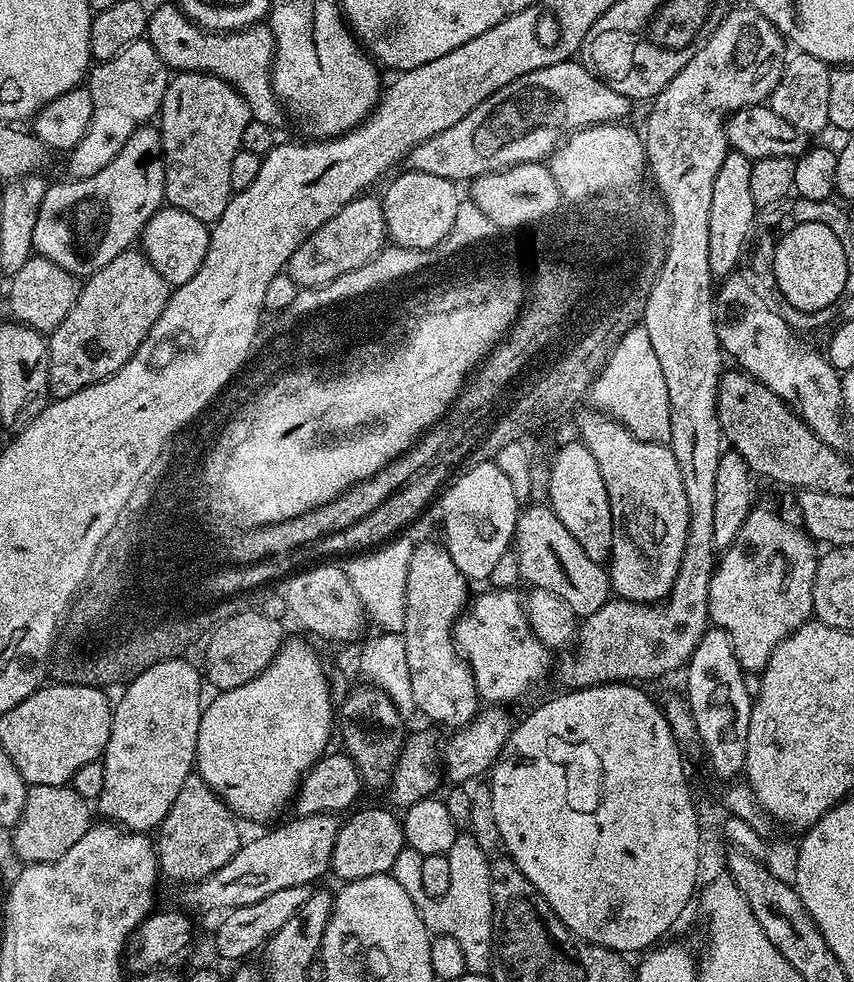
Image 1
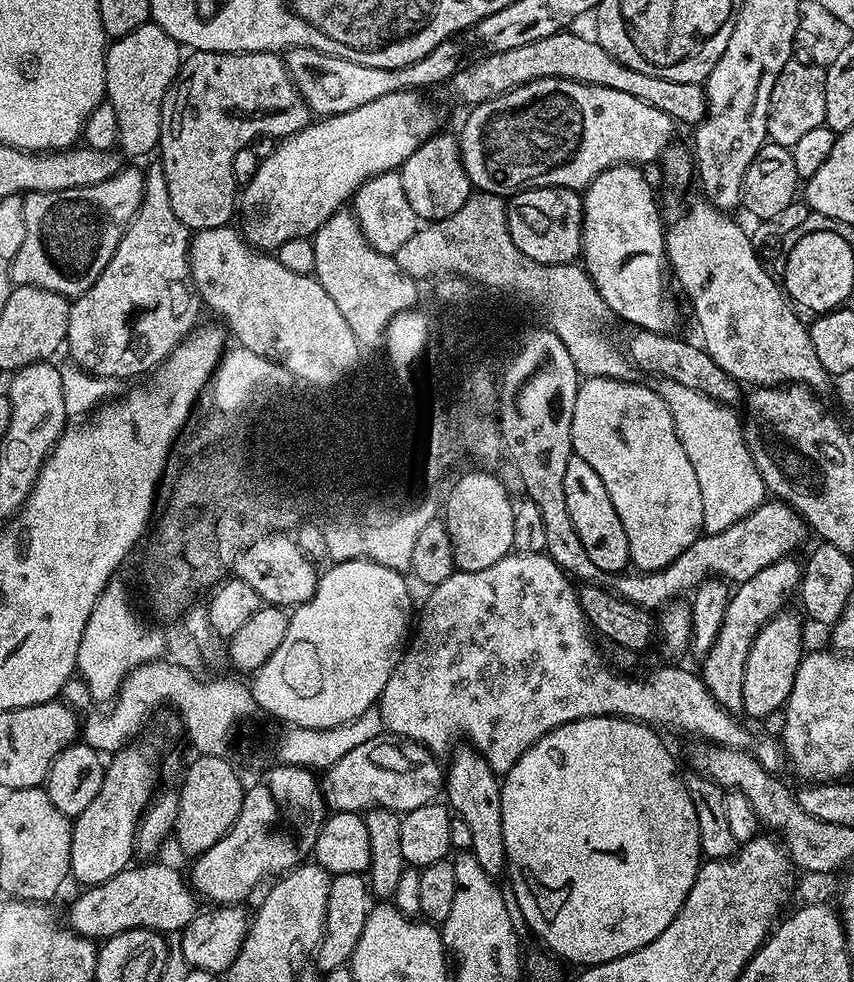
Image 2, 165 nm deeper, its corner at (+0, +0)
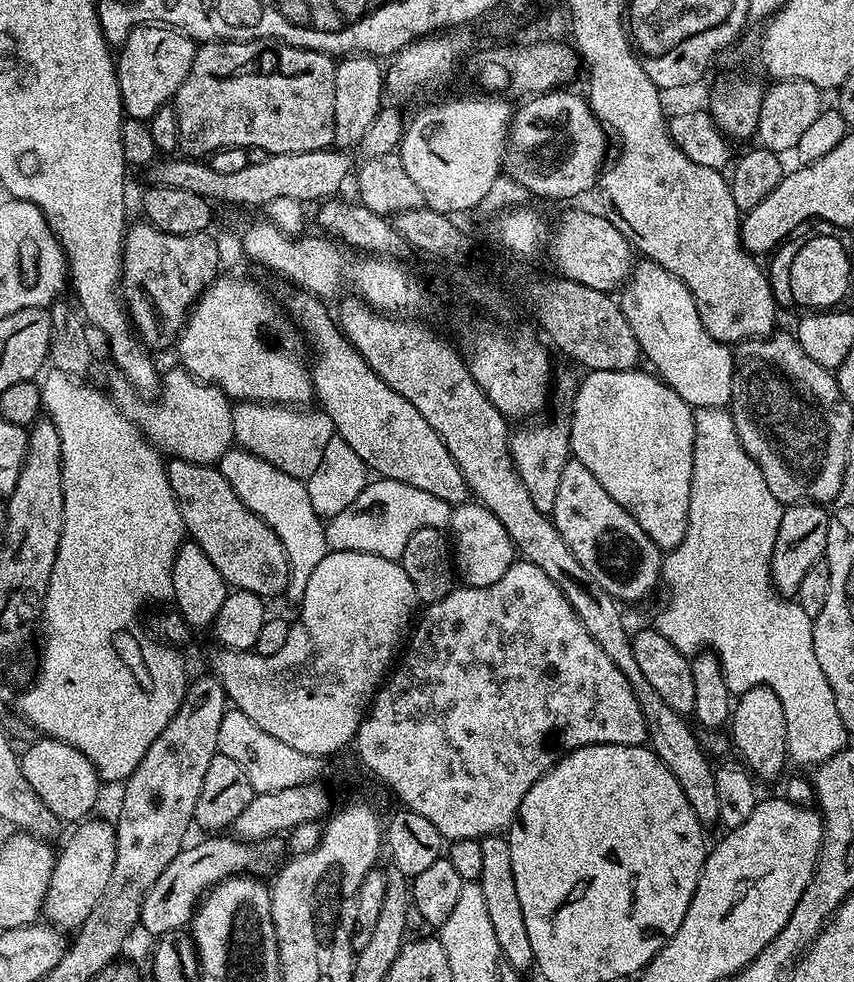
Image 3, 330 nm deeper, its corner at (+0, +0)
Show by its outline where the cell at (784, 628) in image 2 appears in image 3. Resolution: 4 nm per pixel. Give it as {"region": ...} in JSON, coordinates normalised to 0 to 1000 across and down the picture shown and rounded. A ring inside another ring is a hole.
{"region":[[[879,701],[865,706],[855,730],[857,741],[857,758],[867,768],[870,781],[882,791],[891,790],[895,794],[904,794],[918,782],[918,774],[924,773],[923,748],[920,747],[920,727],[916,723],[916,715],[911,715],[911,707],[900,701]]]}

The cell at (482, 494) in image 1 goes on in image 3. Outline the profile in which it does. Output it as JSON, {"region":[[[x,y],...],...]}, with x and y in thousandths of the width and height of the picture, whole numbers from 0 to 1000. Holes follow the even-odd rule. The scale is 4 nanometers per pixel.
{"region":[[[560,511],[535,514],[529,520],[525,540],[526,543],[529,542],[527,554],[532,580],[544,598],[563,599],[577,596],[588,589],[596,576],[603,573],[604,561],[587,530],[580,527],[570,516]]]}

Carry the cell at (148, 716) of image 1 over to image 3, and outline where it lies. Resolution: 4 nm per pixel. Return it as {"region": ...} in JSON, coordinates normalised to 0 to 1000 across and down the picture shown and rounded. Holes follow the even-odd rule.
{"region":[[[103,833],[90,843],[94,844],[76,857],[75,865],[73,863],[69,865],[63,890],[59,890],[59,902],[54,906],[54,914],[52,915],[50,936],[71,947],[88,947],[96,939],[101,939],[101,931],[105,931],[105,927],[110,927],[115,914],[119,914],[119,906],[124,906],[124,898],[129,898],[129,886],[133,886],[135,842],[119,834]]]}

